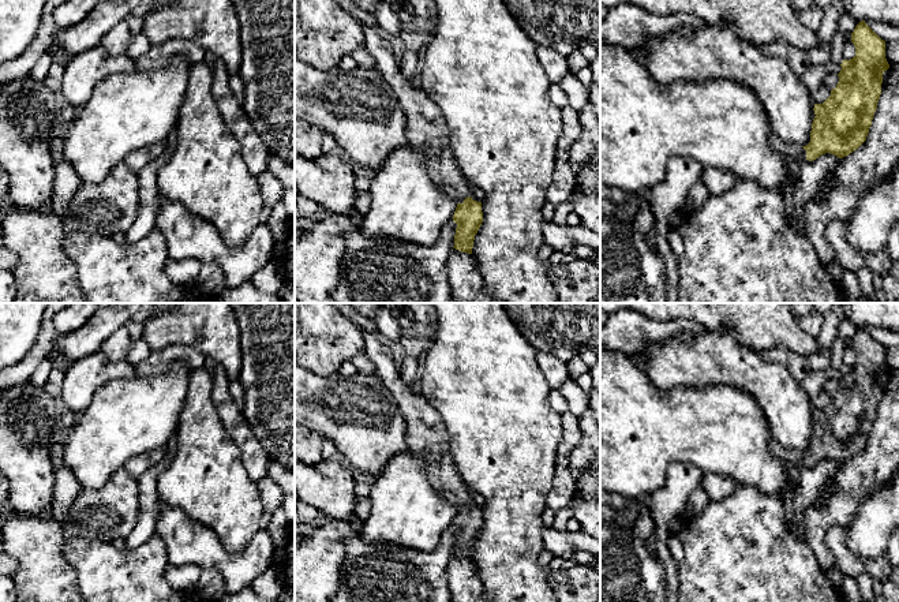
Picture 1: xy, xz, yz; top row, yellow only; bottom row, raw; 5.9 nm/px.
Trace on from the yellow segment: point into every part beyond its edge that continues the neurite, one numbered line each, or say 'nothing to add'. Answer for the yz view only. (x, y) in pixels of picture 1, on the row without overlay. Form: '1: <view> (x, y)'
1: yz (789, 456)

